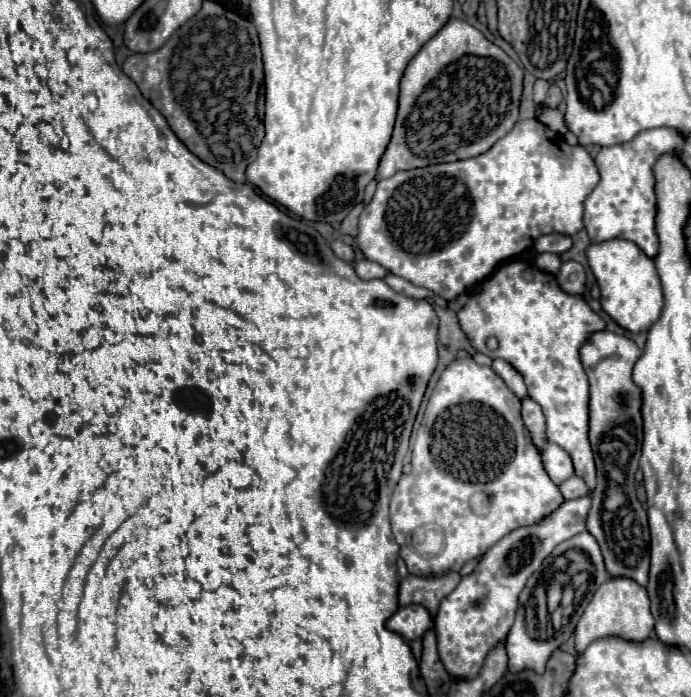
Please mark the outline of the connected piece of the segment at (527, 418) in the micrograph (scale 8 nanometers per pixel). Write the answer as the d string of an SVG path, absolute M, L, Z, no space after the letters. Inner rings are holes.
M532 398L522 400L522 420L524 420L524 426L528 428L528 432L532 436L532 444L536 446L538 452L542 452L544 444L546 444L544 414L542 414L542 408Z

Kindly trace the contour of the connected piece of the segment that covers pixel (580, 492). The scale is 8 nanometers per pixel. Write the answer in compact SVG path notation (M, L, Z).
M572 476L572 478L568 478L568 480L564 480L564 482L560 484L560 492L564 494L566 500L570 500L570 498L586 496L590 490L588 490L588 486L586 486L586 482L584 482L582 478Z

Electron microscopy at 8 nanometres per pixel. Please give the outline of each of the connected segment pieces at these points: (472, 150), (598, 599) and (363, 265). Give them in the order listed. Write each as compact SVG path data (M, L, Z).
M452 18L420 48L406 68L406 74L400 82L400 106L394 134L380 160L378 178L394 176L400 170L466 160L490 150L494 142L506 136L518 122L522 80L524 68L518 66L500 46L486 40L486 36L466 20Z
M608 578L586 606L582 618L576 624L576 652L582 652L592 640L604 636L622 636L632 642L642 642L654 632L654 616L650 612L650 598L644 586L634 580Z
M366 258L360 260L360 262L356 262L354 268L356 268L356 274L358 274L360 278L364 278L364 280L370 280L370 278L384 278L384 276L388 274L388 270L386 270L384 266L380 266L380 264L372 262L372 260L366 260Z

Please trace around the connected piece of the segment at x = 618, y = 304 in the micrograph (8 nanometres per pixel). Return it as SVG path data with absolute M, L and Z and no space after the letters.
M622 238L590 244L586 248L586 258L600 288L602 310L624 330L630 332L648 330L658 320L660 308L664 304L654 260L648 258L636 244Z

